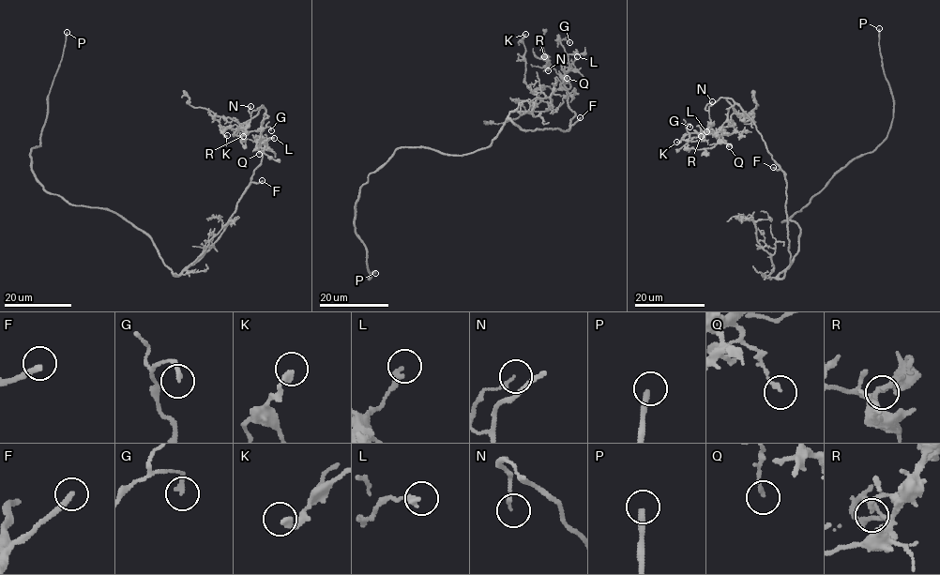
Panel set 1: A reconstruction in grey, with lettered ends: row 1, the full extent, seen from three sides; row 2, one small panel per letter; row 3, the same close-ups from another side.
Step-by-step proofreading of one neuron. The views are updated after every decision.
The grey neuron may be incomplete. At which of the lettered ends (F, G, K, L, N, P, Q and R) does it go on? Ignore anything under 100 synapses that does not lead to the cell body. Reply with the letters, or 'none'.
F, P

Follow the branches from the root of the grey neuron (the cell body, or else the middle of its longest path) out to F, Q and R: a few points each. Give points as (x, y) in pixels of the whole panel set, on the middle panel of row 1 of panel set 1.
F: (491, 143), (506, 120), (511, 121), (521, 129), (556, 128), (564, 131), (580, 117)
Q: (491, 143), (506, 120), (521, 129), (567, 131), (575, 114), (568, 107), (567, 78)
R: (491, 143), (506, 120), (533, 131), (569, 128), (569, 120), (575, 114), (568, 107), (568, 88), (544, 56)

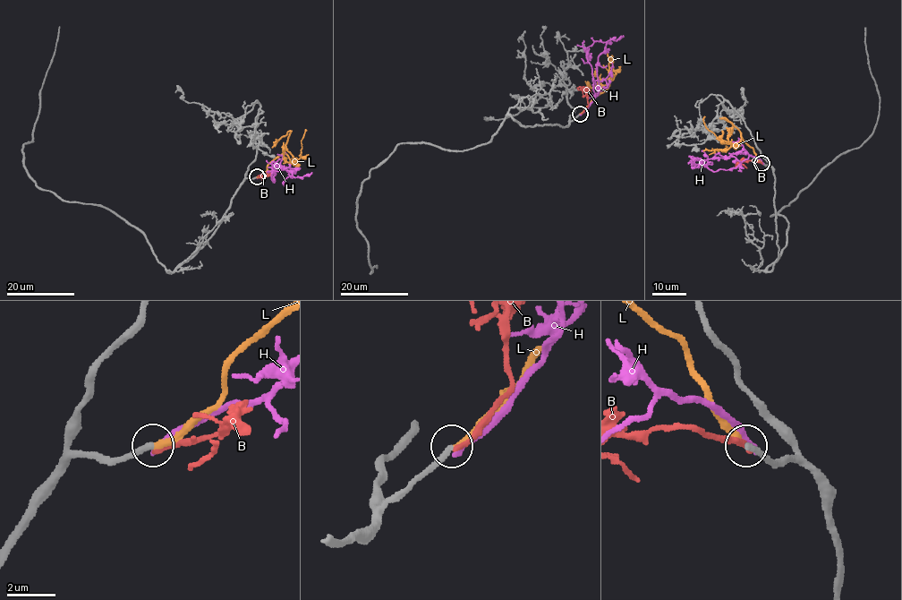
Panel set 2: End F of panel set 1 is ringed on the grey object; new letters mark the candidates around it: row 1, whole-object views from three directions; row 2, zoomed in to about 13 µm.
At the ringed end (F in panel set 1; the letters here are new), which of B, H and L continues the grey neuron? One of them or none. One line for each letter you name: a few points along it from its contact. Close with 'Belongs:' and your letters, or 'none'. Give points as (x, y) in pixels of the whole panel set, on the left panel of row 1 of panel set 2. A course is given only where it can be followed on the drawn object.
L: it runs (257, 177), (280, 155), (287, 156), (292, 162), (302, 157), (301, 141), (305, 129)
Belongs: L

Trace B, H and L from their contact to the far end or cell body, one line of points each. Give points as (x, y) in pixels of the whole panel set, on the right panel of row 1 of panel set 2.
B: (761, 163), (742, 161), (736, 167)
H: (762, 163), (751, 156), (736, 167), (715, 171), (693, 163), (695, 158)
L: (761, 163), (742, 139), (737, 147), (722, 141), (707, 128), (703, 120), (705, 116)

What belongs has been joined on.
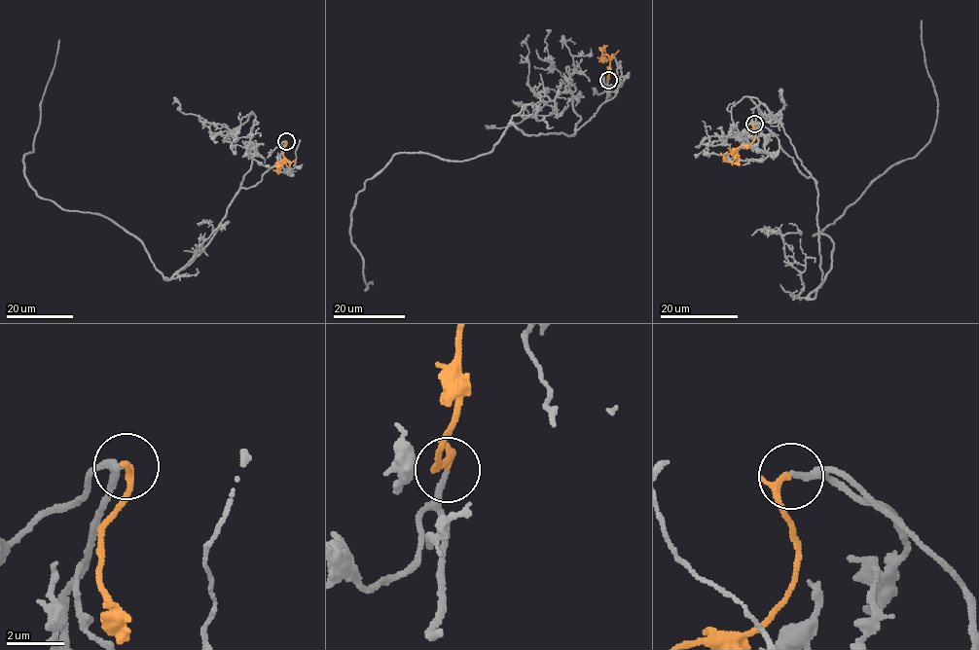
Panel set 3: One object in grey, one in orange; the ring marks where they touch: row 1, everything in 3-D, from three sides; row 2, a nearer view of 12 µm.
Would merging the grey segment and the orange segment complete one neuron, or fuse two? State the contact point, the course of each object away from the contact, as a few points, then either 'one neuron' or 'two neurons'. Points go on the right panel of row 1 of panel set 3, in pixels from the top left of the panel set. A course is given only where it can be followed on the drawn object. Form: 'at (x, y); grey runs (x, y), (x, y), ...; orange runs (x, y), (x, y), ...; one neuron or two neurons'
at (754, 124); grey runs (754, 124), (815, 185), (822, 273), (811, 299), (834, 250), (812, 235), (934, 129), (922, 19); orange runs (754, 124), (755, 139), (741, 146), (732, 162), (726, 161), (720, 152); one neuron

